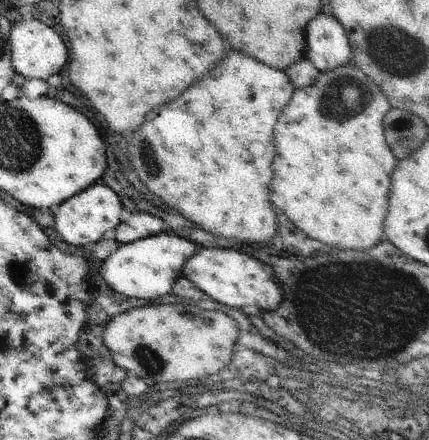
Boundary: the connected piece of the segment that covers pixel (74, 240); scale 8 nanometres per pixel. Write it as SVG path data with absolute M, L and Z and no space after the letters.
M103 182L90 186L87 190L72 196L58 208L54 209L56 233L62 241L72 246L96 245L101 239L111 235L120 225L122 210L125 207L121 198Z

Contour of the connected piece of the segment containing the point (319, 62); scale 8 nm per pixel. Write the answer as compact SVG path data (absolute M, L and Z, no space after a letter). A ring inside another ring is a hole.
M318 14L314 22L306 26L303 54L319 73L348 65L353 58L346 30L336 18L326 14Z

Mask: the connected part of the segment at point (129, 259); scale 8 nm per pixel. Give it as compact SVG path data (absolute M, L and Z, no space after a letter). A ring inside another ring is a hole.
M170 232L139 239L119 248L98 266L103 282L114 292L127 298L156 300L160 296L171 293L176 280L181 277L185 262L202 247L188 242L184 238Z

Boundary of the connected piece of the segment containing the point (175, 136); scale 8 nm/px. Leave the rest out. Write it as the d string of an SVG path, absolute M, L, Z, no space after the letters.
M230 52L212 74L206 74L204 80L200 78L196 86L190 86L190 90L182 94L182 98L148 114L144 126L132 140L132 167L144 186L148 186L158 198L162 196L168 206L176 208L202 230L214 236L238 238L242 242L266 242L278 229L276 214L268 202L277 150L274 132L278 118L294 92L295 87L284 71L246 58L246 54Z

